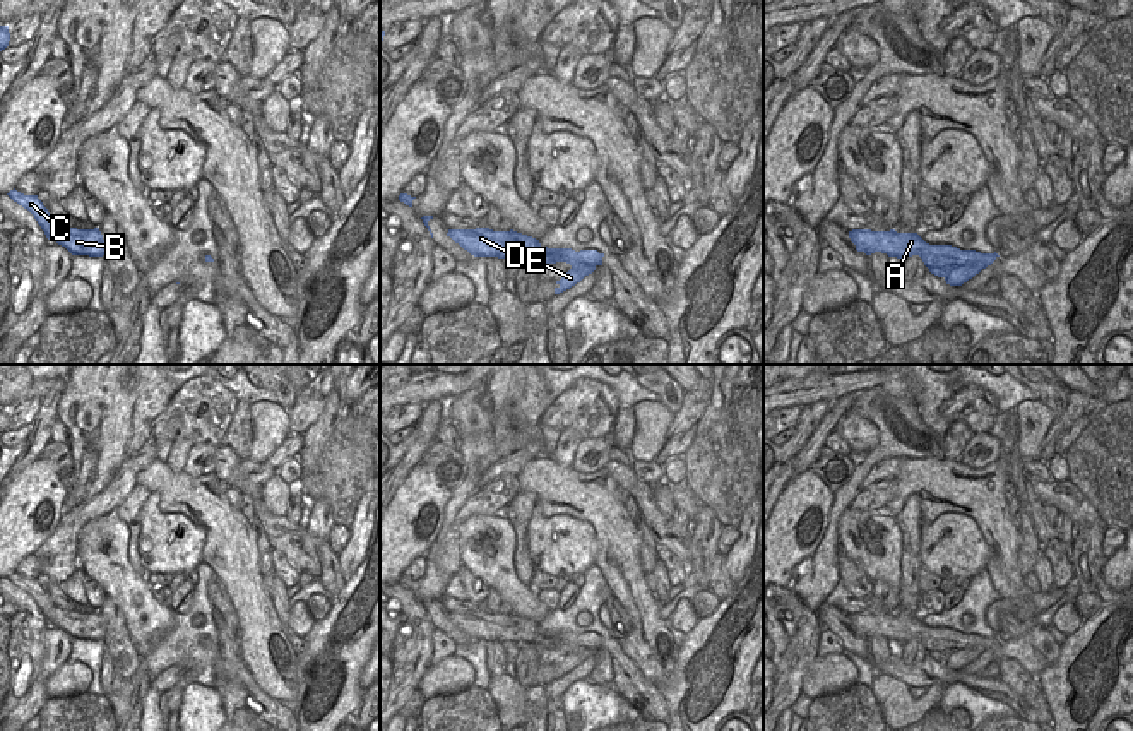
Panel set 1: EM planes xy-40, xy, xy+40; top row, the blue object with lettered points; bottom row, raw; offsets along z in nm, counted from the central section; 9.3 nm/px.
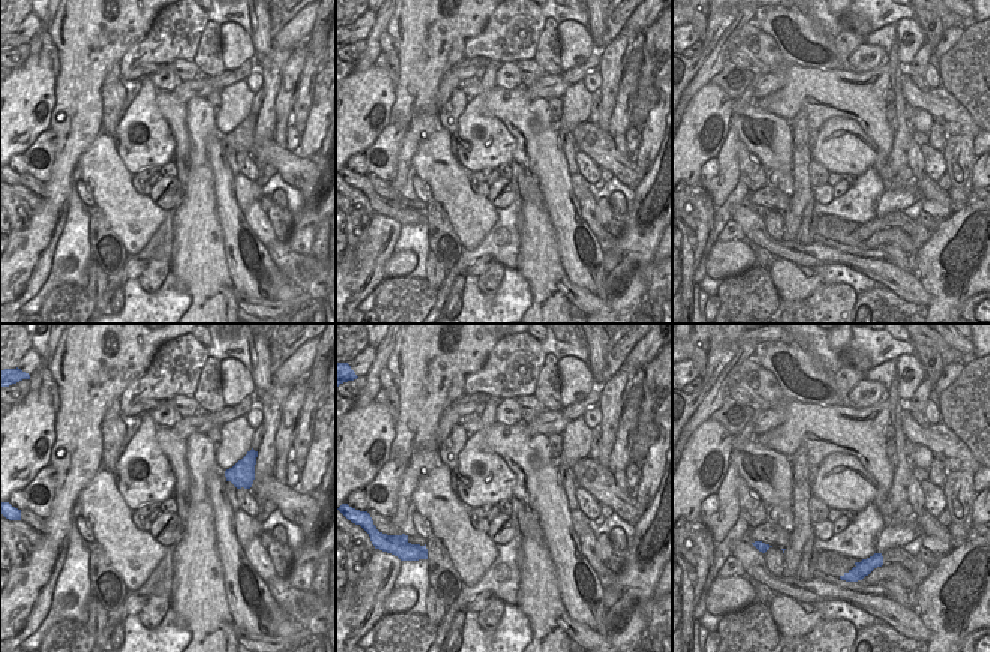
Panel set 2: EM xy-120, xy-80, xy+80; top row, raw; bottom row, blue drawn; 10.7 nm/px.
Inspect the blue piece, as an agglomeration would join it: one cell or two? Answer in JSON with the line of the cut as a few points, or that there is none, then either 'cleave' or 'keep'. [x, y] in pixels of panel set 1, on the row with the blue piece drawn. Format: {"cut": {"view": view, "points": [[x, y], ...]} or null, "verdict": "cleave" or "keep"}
{"cut": {"view": "xy+40", "points": [[984, 255], [957, 266], [945, 279]]}, "verdict": "cleave"}

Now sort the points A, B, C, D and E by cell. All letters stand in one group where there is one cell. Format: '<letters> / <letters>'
A B C D / E

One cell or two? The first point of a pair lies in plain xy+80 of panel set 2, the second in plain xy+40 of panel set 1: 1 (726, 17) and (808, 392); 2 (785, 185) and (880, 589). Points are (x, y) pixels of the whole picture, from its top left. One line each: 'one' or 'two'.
1: two
2: one

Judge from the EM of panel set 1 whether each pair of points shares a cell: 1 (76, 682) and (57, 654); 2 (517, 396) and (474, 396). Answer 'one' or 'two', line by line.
1: two
2: one

